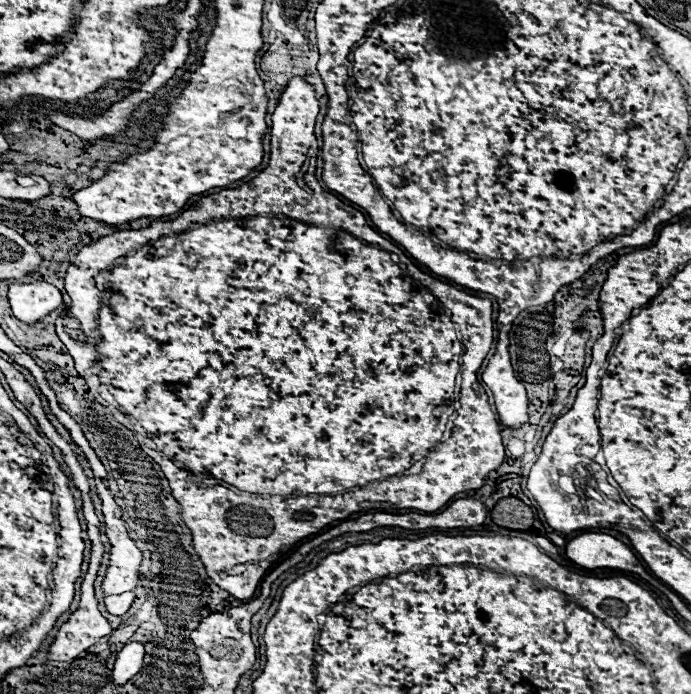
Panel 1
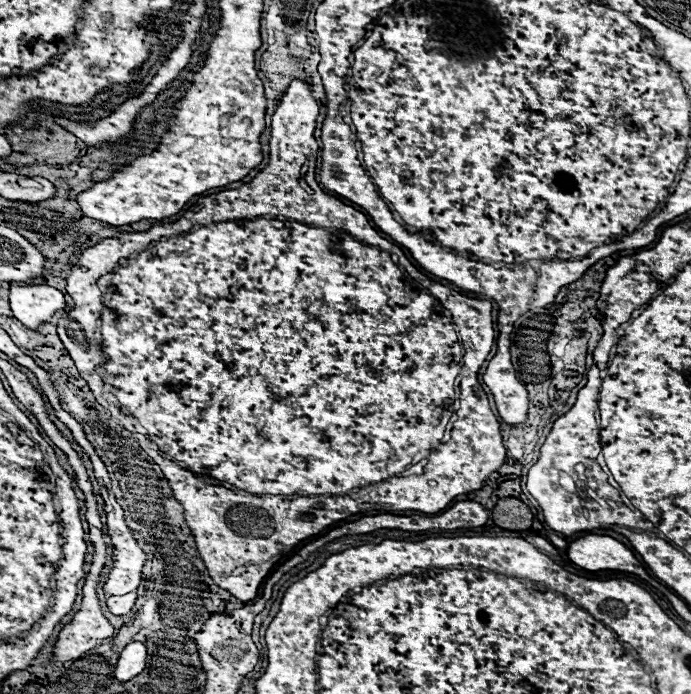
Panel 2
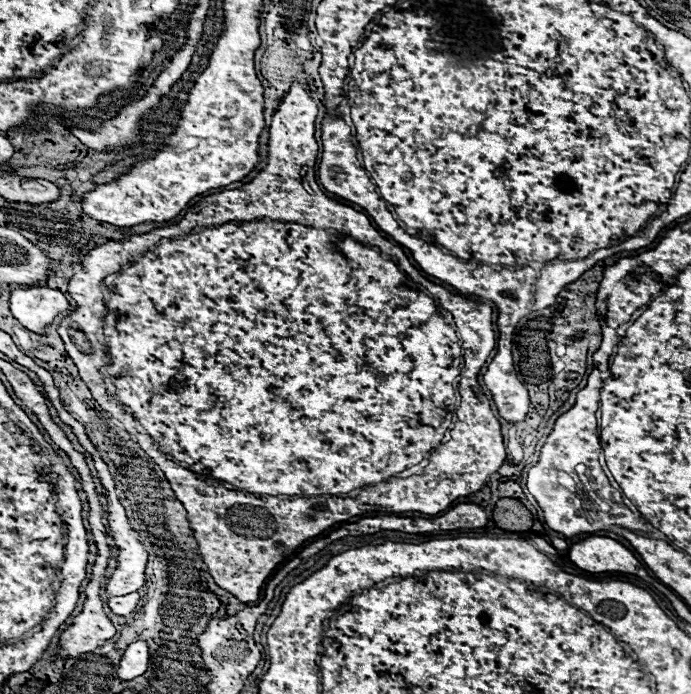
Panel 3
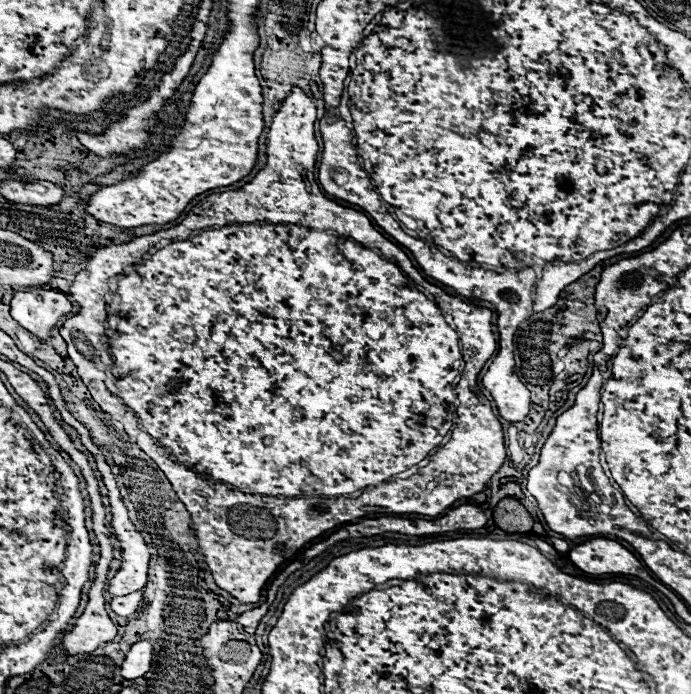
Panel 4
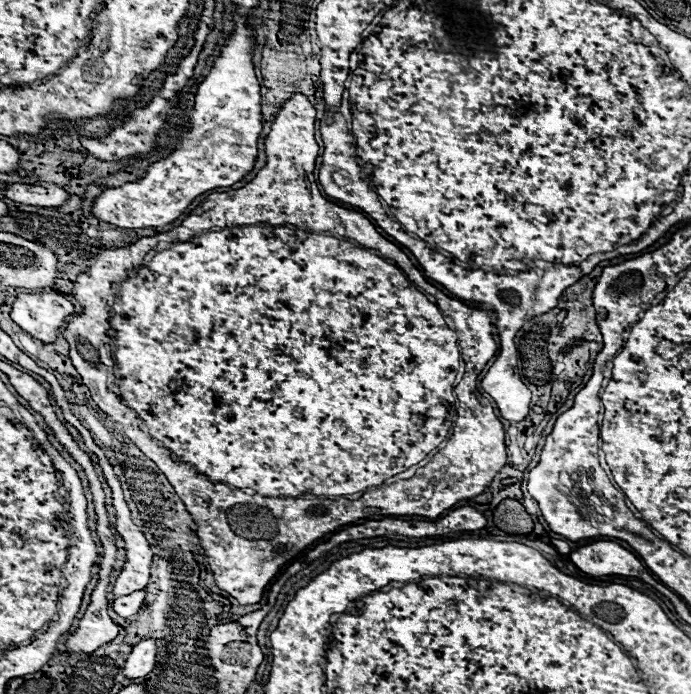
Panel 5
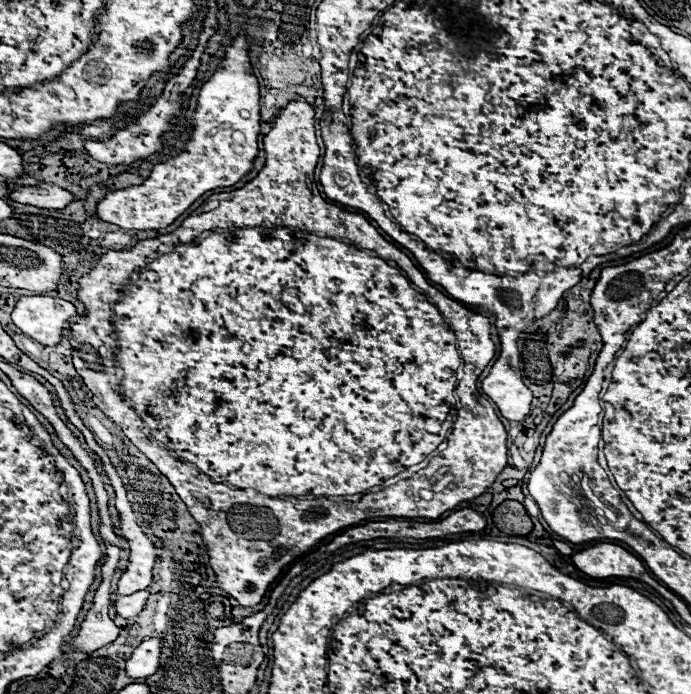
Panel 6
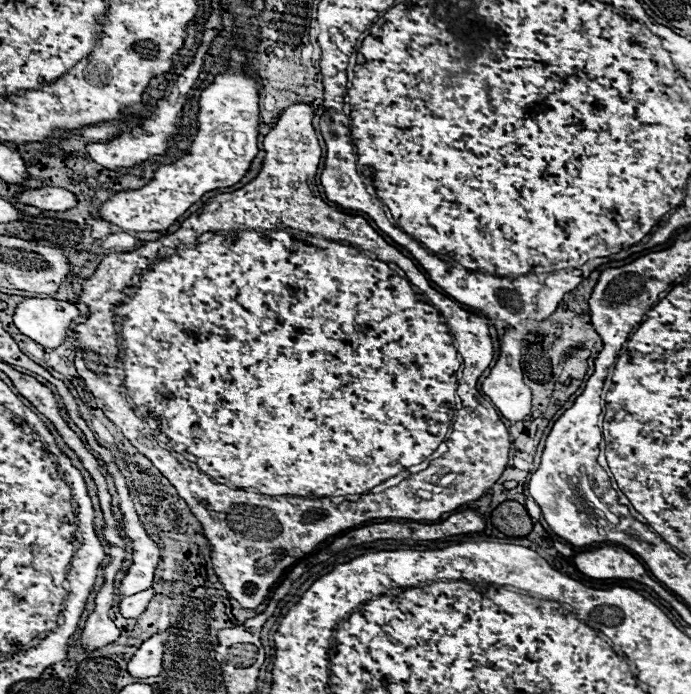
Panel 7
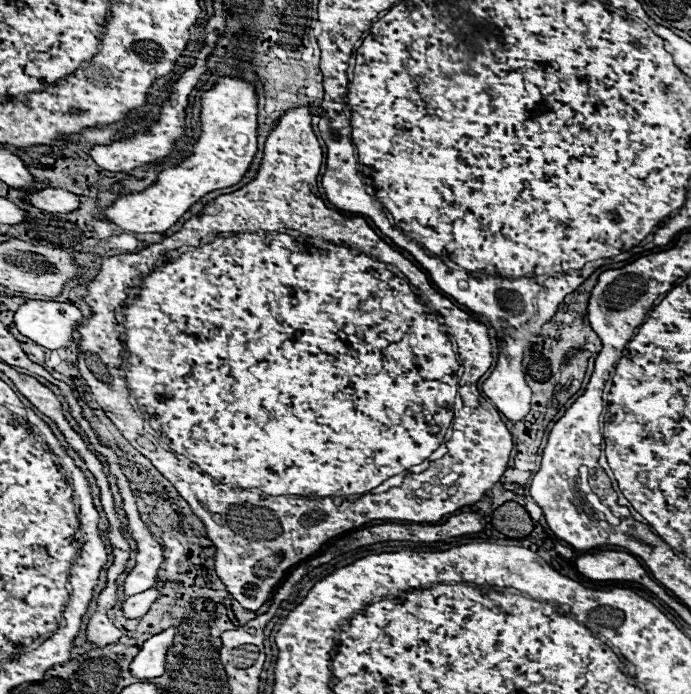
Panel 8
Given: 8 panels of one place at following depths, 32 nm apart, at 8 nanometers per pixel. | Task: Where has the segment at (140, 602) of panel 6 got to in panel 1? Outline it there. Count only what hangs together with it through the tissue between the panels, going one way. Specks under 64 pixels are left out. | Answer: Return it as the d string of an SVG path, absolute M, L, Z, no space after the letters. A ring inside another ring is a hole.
M124 592L124 594L116 594L116 596L106 596L104 598L104 604L106 604L106 610L114 616L122 616L128 612L130 604L134 602L134 592Z

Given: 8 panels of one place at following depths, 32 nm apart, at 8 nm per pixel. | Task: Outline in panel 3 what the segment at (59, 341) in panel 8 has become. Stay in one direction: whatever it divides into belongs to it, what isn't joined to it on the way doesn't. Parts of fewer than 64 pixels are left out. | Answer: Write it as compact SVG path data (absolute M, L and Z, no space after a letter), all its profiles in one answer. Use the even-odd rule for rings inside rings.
M24 286L14 288L10 294L10 310L14 318L28 330L44 334L44 326L70 308L66 296L48 286Z

